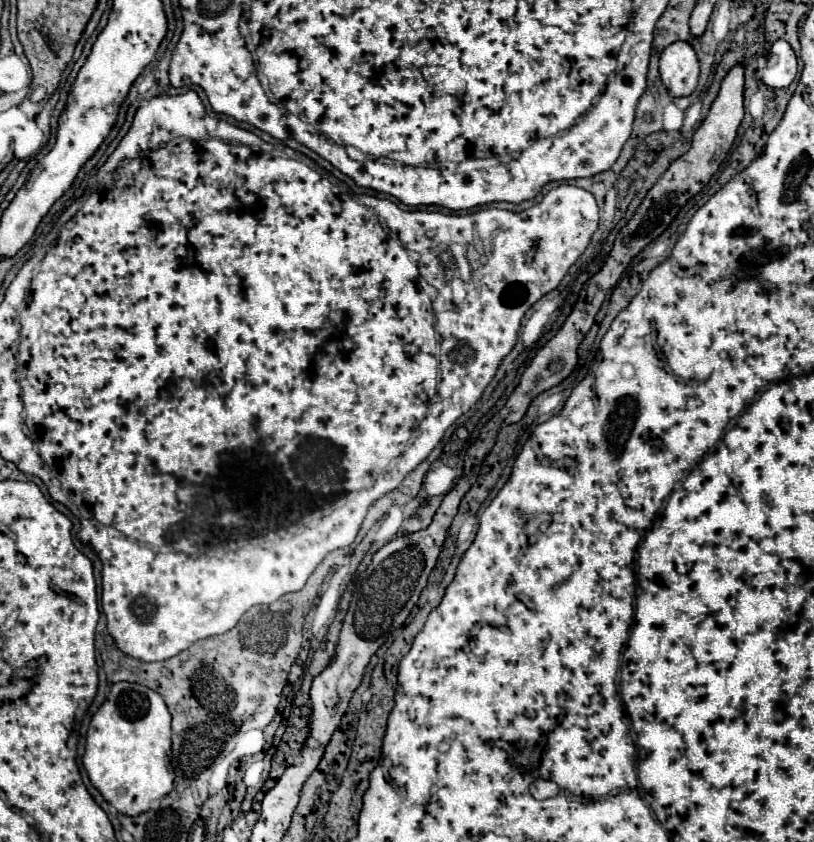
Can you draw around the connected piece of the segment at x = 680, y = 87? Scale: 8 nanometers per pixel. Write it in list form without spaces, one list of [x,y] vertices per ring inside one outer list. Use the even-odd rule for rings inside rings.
[[[688,42],[670,44],[660,56],[660,78],[674,98],[690,96],[698,84],[698,58]]]

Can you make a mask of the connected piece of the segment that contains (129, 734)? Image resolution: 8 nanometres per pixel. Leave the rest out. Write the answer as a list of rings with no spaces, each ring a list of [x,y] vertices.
[[[118,682],[90,722],[82,764],[106,802],[120,814],[138,816],[174,788],[170,748],[170,712],[162,696],[142,684]]]

